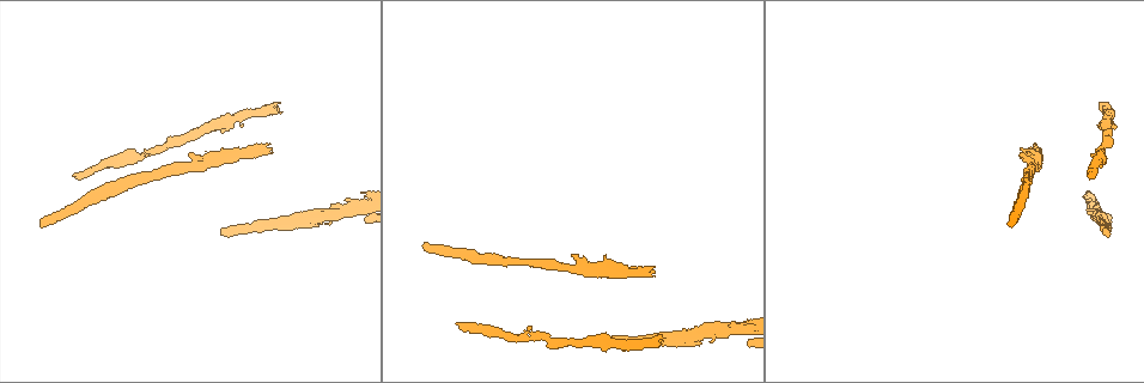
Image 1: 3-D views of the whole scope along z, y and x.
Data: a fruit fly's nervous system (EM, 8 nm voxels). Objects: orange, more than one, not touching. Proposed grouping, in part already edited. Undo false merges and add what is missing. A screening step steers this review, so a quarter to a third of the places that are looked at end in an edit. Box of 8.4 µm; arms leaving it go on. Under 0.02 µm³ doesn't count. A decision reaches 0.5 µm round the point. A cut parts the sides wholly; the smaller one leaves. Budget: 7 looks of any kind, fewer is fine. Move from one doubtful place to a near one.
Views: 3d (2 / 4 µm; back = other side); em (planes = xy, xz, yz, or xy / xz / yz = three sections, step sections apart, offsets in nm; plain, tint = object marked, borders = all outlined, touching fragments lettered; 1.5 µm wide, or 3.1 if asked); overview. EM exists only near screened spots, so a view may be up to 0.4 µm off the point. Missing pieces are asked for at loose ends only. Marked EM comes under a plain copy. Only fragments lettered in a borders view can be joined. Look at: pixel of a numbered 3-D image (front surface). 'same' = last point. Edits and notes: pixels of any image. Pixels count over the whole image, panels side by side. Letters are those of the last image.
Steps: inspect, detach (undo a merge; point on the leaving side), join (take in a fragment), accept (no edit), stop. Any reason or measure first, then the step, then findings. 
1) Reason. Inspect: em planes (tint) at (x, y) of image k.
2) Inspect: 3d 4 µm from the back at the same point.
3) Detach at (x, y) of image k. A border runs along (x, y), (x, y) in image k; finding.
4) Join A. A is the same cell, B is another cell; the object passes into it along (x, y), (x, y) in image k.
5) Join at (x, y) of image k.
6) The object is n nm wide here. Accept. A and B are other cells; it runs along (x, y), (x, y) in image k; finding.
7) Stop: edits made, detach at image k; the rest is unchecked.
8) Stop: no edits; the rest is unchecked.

Free end. Inspect: 3d 2 µm from the back at (661, 336) of image 1.

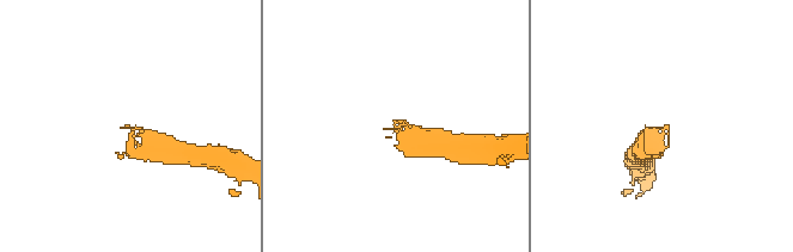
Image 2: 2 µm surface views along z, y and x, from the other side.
Need the tissue. Inspect: em planes (borders) at (665, 126) of image 2.

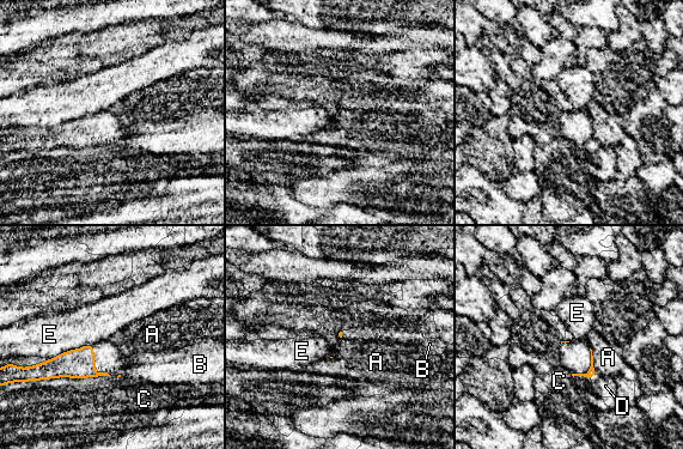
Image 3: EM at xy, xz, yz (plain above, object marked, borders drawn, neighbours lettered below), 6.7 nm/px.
Accept. A, B, C, D and E are other cells; a border runs along (590, 347), (595, 374) in image 3; none of them fits.

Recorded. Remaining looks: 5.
Free end. Inspect: em planes (borders) at (1102, 231) of image 1.

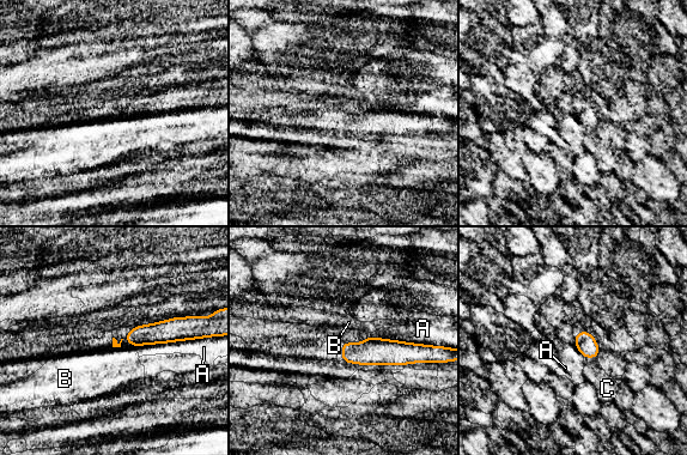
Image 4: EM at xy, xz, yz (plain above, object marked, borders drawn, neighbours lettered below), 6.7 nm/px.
The object is 120 nm wide here. Accept. A, B and C are other cells; no lettered fragment goes on from it.

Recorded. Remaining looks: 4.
Long arm stops here. Inspect: em yz step 8 (tint) at (74, 173) of image 1.

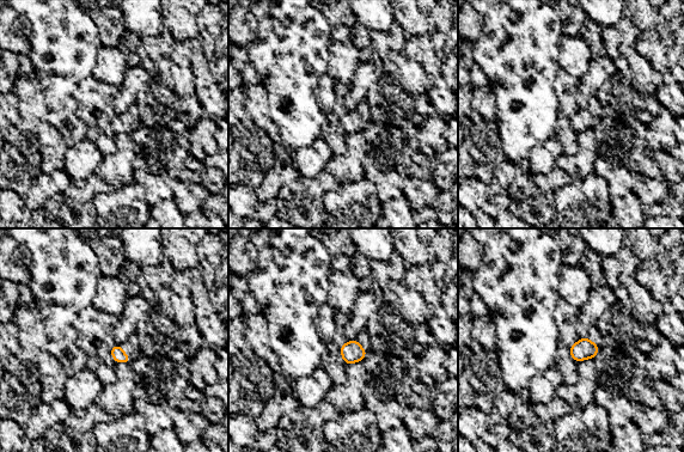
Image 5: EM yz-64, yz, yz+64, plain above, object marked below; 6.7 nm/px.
Cut it another way. Inspect: em planes (borders) at the same point.

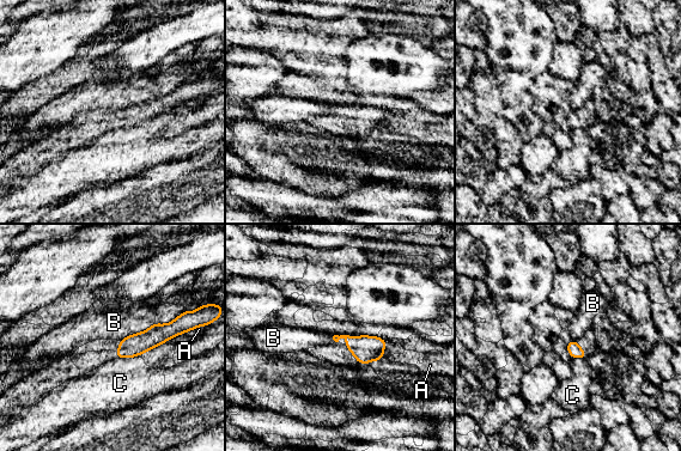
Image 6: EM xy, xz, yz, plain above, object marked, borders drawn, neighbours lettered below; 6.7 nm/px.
Accept. A, B and C are other cells; none of them fits.

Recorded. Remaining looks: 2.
Stop: no edits; the rest is unchecked.

